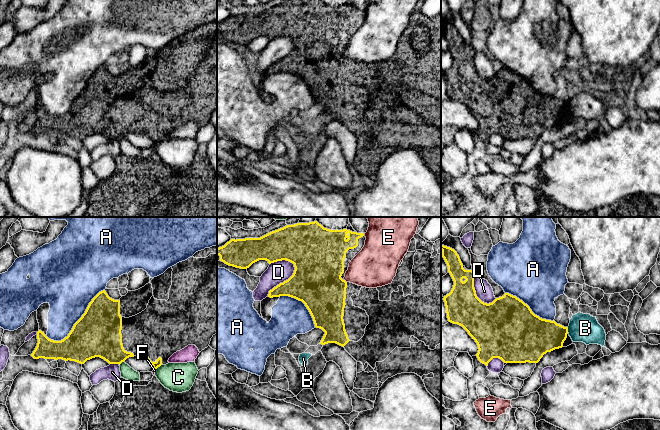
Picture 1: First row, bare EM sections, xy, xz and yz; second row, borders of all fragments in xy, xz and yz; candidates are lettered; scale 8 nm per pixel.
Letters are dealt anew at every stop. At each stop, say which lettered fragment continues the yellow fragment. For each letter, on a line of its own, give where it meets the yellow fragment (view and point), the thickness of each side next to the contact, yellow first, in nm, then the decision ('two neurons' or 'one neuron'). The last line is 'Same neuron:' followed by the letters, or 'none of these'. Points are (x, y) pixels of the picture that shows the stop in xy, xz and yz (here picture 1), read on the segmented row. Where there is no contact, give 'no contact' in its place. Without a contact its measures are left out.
A: xy (76, 322) | 380/360 nm | two neurons
B: yz (567, 330) | 300/220 nm | two neurons
C: xy (158, 366) | 60/240 nm | two neurons
D: xz (284, 281) | 380/170 nm | two neurons
E: xz (345, 281) | 400/320 nm | two neurons
F: xy (154, 368) | 60/30 nm | two neurons
Same neuron: none of these

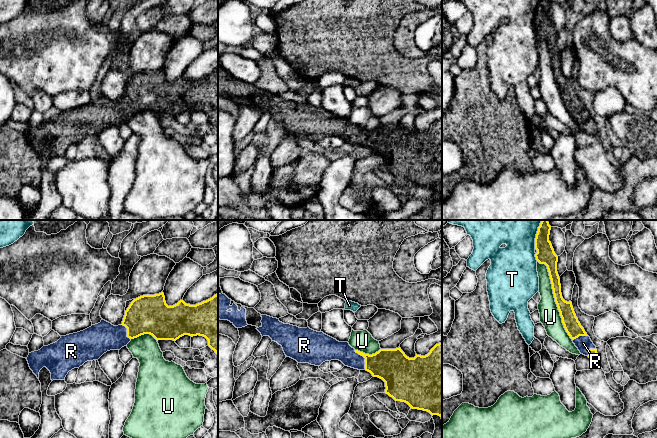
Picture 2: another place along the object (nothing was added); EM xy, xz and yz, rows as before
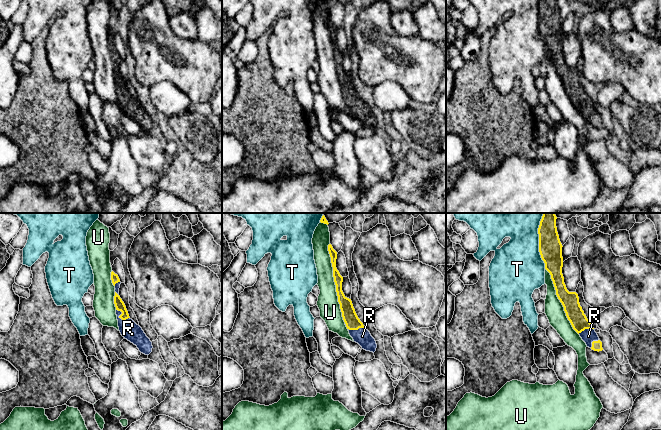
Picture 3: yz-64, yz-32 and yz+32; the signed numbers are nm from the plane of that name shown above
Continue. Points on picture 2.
R: xz (365, 359) | 280/160 nm | one neuron
T: yz (535, 256) | 150/400 nm | two neurons
U: yz (554, 297) | 120/160 nm | two neurons
Same neuron: R

